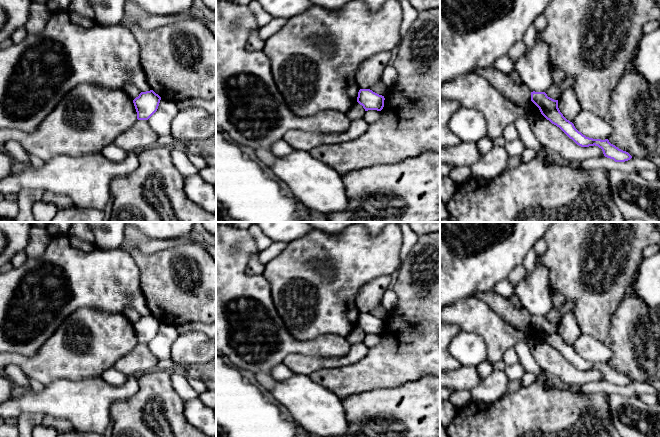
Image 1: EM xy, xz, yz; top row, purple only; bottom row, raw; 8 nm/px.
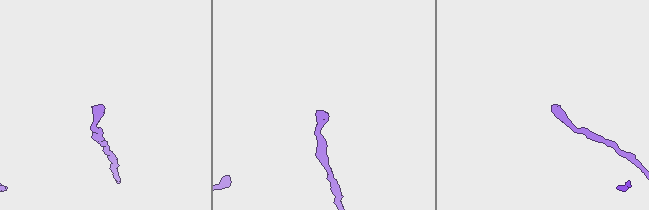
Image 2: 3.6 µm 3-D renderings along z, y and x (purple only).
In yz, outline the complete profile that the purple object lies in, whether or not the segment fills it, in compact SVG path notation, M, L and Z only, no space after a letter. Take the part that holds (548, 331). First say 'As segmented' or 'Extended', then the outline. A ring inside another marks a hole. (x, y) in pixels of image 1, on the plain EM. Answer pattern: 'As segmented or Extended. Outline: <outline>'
As segmented. Outline: M531 316L531 325L539 332L541 338L547 344L559 351L577 369L581 371L598 370L602 373L605 381L613 383L615 386L625 386L632 382L628 376L611 368L608 363L593 363L579 356L574 348L560 336L558 324L548 321L545 316Z

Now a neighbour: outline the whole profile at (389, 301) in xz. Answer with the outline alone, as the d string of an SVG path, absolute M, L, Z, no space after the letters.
M387 289L382 298L382 305L390 313L398 303L398 297L392 289Z

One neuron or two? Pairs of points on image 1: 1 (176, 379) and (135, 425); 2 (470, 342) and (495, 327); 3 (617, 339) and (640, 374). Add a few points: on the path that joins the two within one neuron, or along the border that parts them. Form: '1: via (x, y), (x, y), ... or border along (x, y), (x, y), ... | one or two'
1: border along (170, 372), (170, 381), (173, 389), (185, 400) | two
2: border along (461, 330), (475, 332), (484, 340), (486, 359) | two
3: via (626, 348), (637, 360), (637, 365) | one

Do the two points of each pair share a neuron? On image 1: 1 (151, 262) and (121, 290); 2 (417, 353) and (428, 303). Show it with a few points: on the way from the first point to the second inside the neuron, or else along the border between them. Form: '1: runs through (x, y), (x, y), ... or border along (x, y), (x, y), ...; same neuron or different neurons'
1: border along (128, 252), (138, 268), (139, 287), (144, 296); different neurons
2: runs through (418, 341), (428, 331), (428, 315); same neuron

